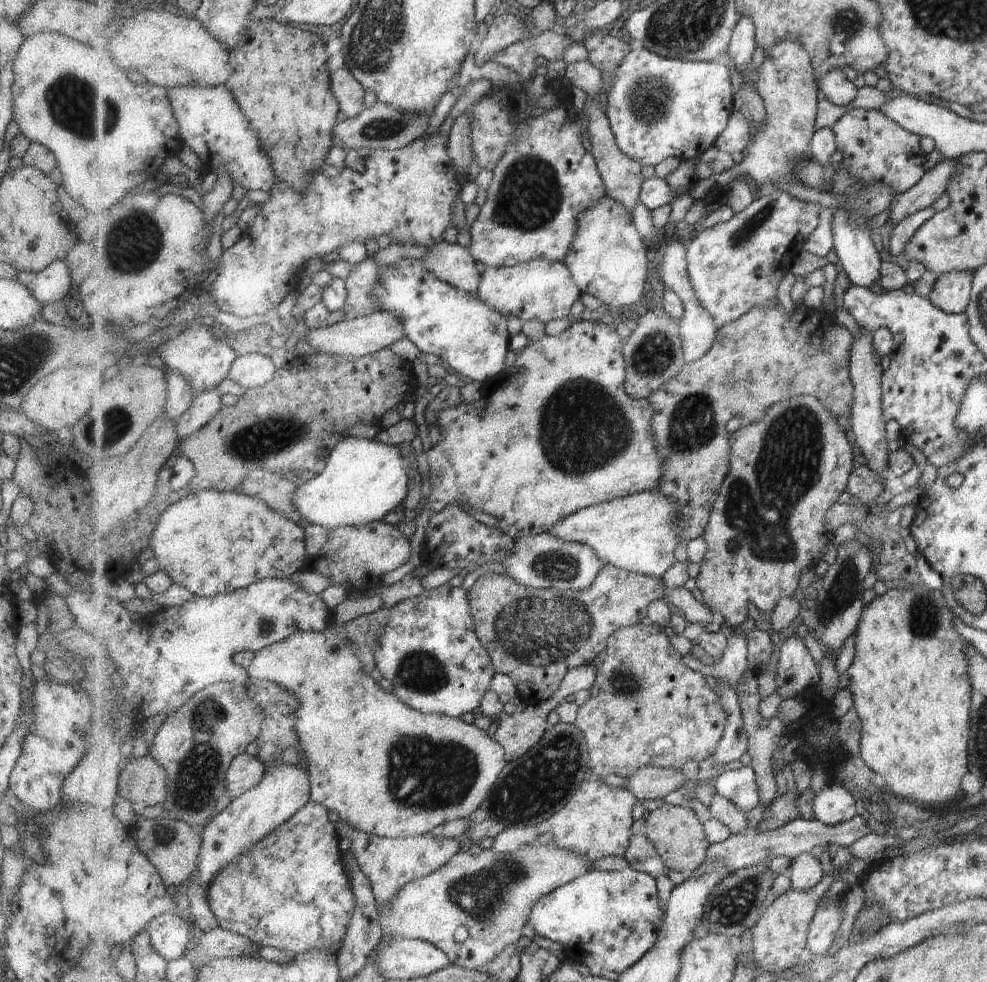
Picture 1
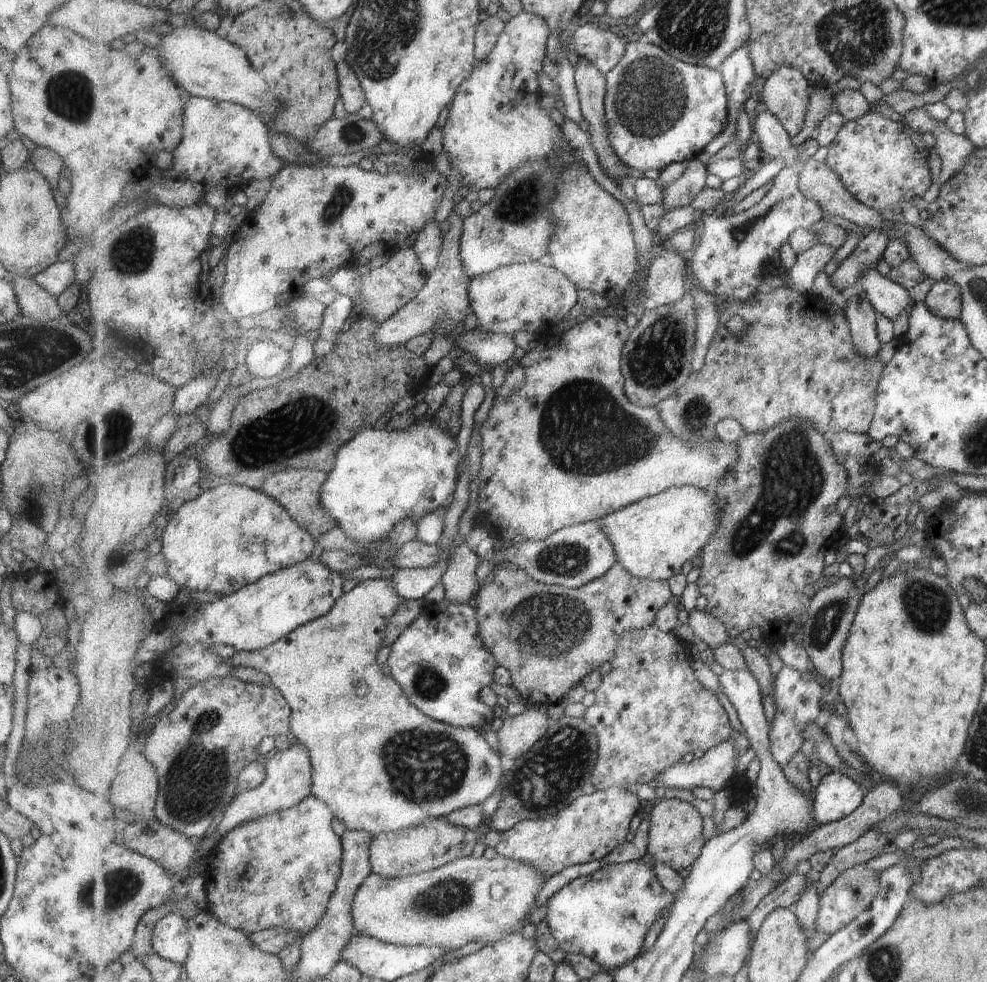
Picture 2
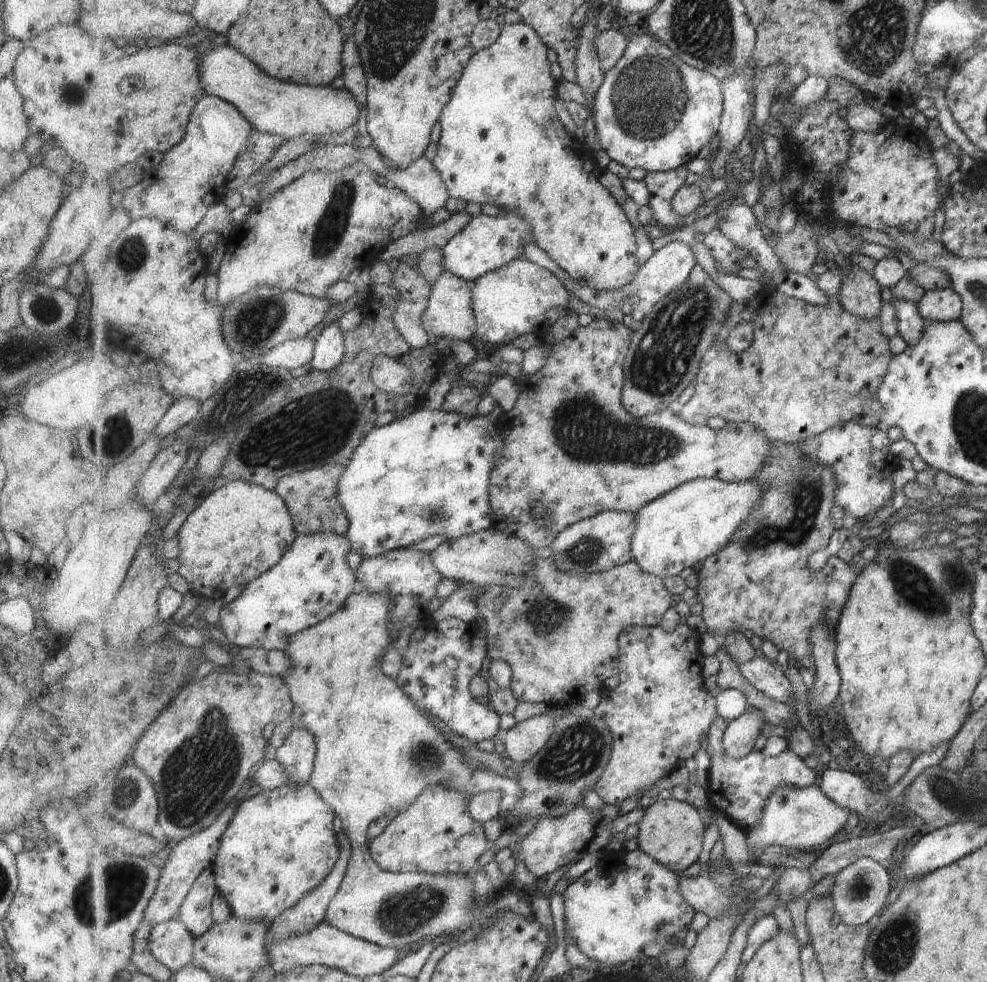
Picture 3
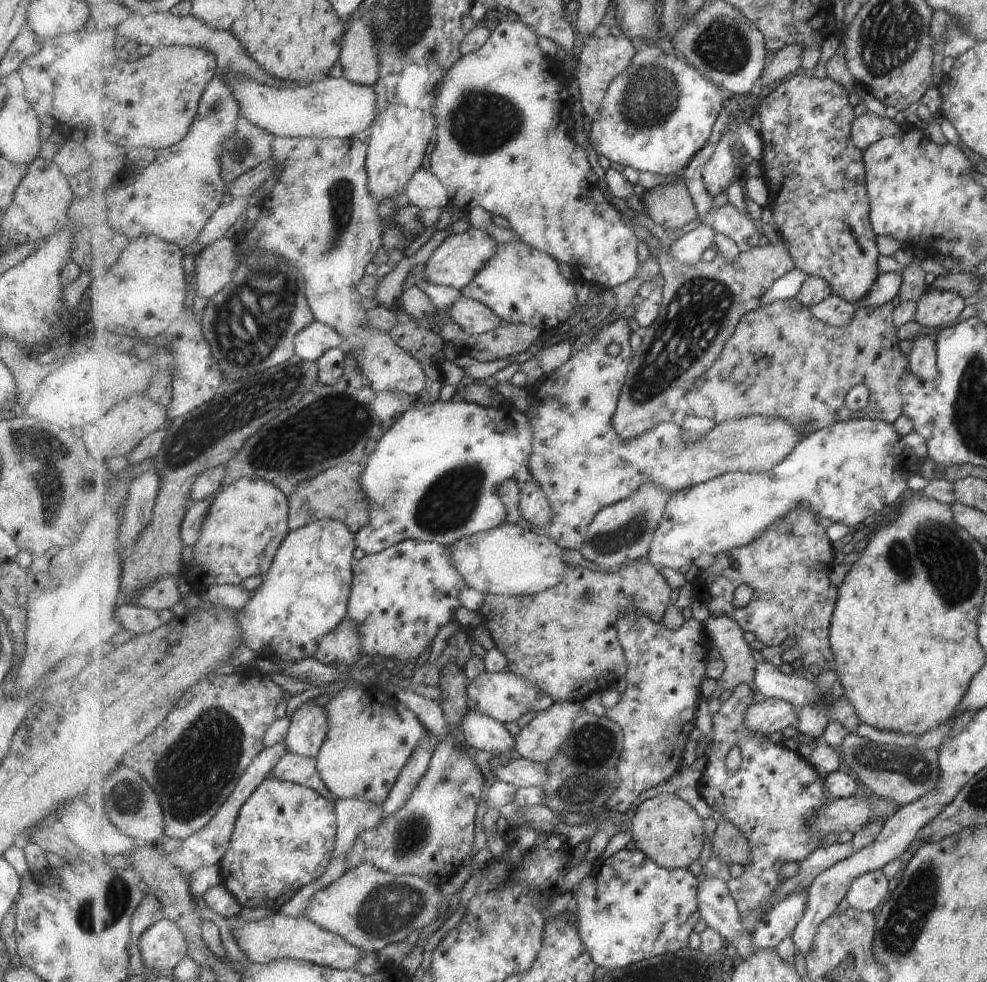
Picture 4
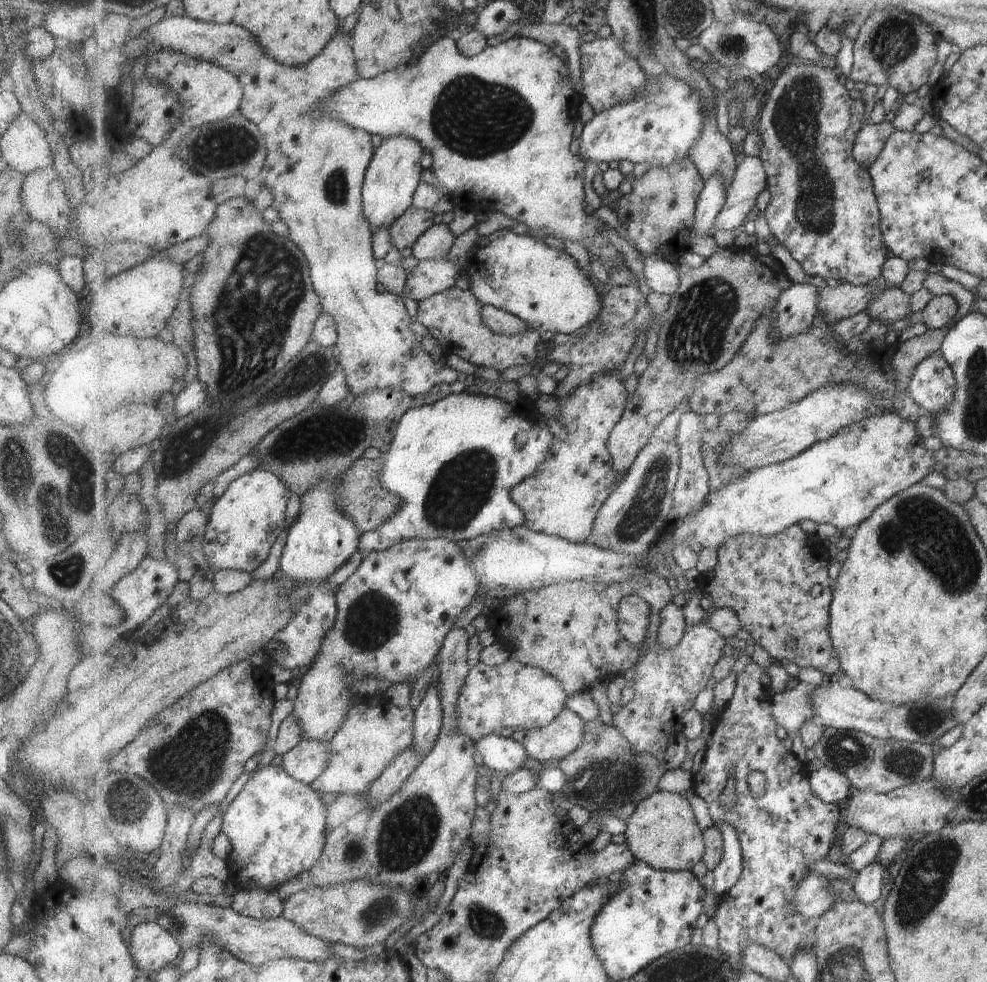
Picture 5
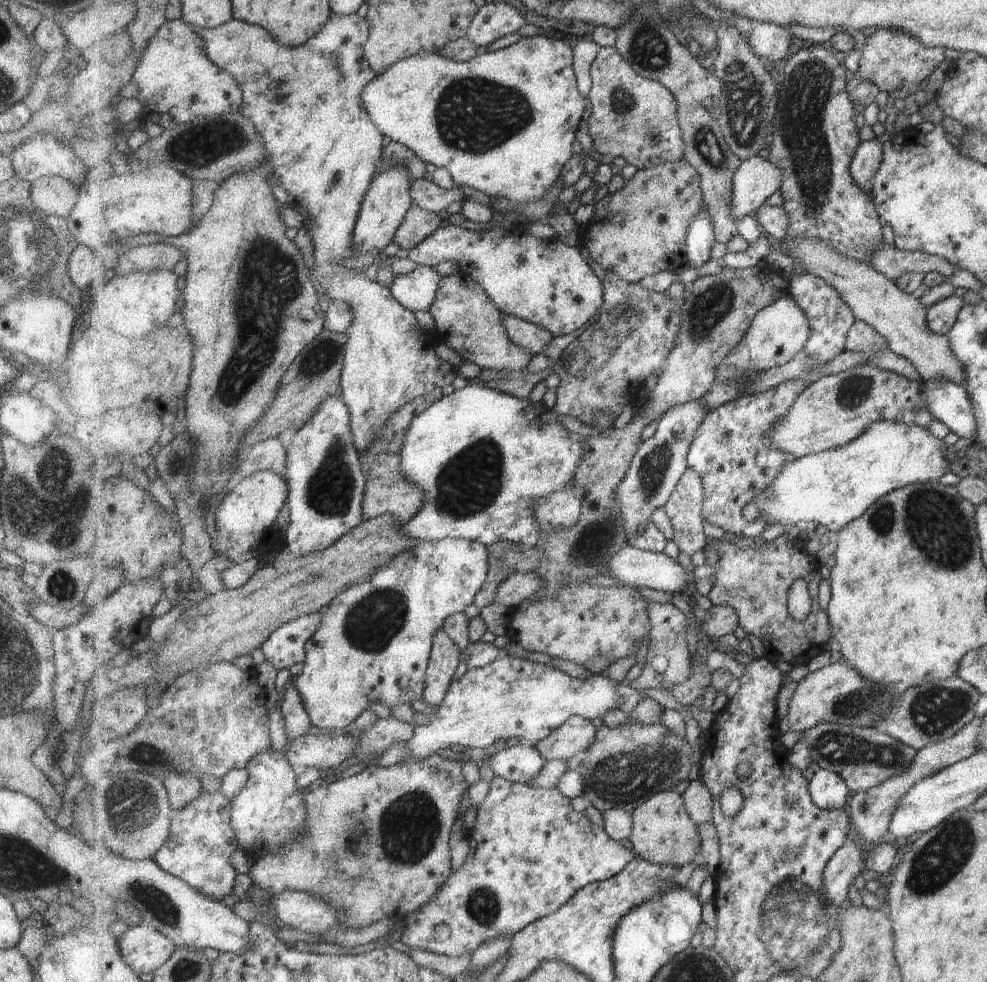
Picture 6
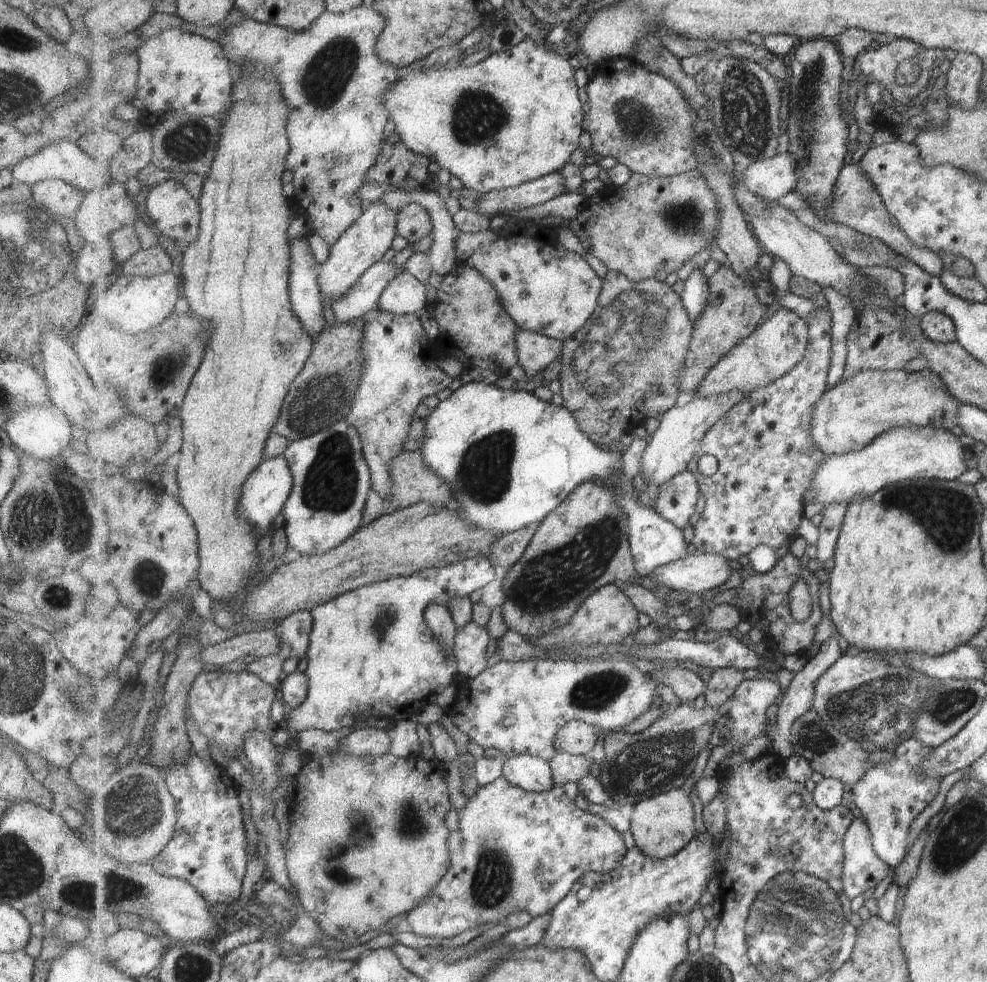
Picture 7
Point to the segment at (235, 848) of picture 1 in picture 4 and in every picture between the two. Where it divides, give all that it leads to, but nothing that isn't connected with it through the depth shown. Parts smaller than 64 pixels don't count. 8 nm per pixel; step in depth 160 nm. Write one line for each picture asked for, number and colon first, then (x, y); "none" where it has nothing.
2: (288, 783)
3: (298, 755)
4: (309, 728)

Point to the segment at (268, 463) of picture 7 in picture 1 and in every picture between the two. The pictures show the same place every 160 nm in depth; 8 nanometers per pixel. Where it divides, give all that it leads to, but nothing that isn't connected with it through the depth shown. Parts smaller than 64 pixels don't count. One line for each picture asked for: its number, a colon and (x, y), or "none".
1: (214, 542)
2: (231, 536)
3: (241, 530)
4: (248, 521)
5: (245, 522)
6: (244, 524)

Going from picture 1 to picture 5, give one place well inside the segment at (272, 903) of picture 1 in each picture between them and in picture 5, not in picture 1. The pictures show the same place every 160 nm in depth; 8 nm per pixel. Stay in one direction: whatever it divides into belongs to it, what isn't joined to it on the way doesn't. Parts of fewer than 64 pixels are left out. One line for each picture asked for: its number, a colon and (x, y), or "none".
2: (280, 872)
3: (281, 845)
4: (285, 836)
5: (278, 825)

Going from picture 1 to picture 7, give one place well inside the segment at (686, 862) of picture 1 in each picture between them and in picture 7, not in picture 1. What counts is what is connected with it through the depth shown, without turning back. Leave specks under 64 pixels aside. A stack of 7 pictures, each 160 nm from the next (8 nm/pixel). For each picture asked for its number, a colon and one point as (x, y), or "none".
2: (675, 837)
3: (671, 831)
4: (666, 828)
5: (662, 831)
6: (664, 833)
7: (663, 825)

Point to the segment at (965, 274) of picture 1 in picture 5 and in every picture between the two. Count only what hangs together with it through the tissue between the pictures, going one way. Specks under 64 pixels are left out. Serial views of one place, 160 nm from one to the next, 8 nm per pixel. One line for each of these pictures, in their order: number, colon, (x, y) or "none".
2: (943, 299)
3: (943, 304)
4: (934, 308)
5: (939, 310)

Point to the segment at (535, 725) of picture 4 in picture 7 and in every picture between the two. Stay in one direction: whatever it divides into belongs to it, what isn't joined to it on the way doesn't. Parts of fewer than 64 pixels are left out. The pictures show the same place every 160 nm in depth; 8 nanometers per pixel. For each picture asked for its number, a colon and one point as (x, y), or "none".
5: (564, 735)
6: (577, 734)
7: (578, 738)

